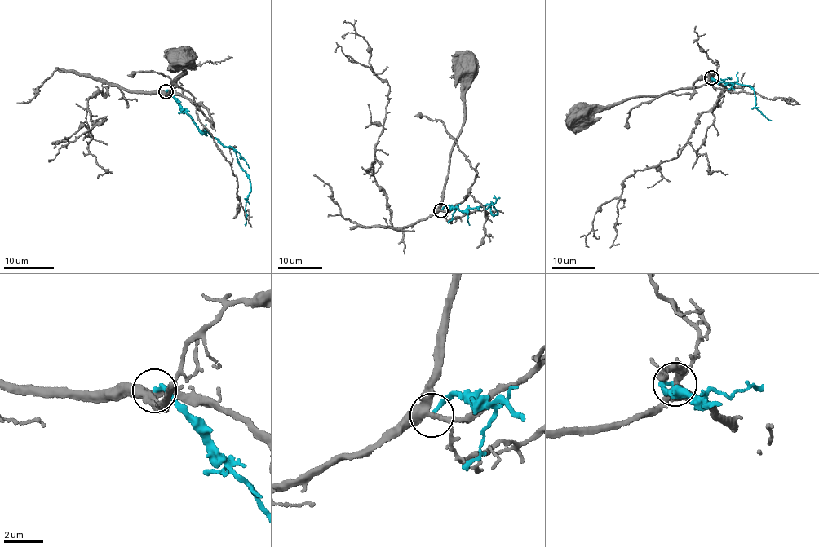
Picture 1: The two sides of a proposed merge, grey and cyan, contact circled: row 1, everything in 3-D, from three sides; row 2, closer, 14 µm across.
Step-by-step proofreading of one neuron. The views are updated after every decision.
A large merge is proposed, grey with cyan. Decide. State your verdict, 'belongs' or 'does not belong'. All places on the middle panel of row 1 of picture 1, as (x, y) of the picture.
does not belong

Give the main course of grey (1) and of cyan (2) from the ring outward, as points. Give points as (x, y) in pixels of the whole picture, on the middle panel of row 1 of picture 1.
1: (440, 210), (440, 203), (448, 174), (449, 156), (464, 116), (466, 81), (473, 68), (467, 64)
2: (440, 210), (445, 206), (463, 211), (471, 208), (490, 205), (491, 214), (498, 214), (493, 205), (486, 209)

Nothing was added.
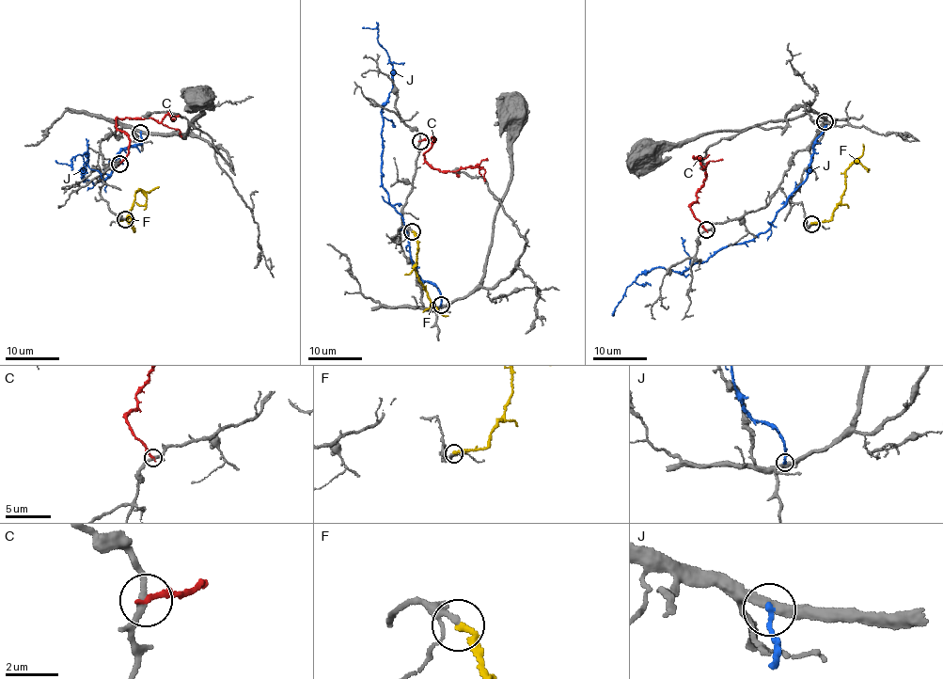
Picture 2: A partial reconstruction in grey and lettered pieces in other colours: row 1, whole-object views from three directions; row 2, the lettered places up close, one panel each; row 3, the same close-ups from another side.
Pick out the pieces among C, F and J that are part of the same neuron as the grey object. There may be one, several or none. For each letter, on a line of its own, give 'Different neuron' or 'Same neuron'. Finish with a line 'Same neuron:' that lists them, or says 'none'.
C: Different neuron
F: Different neuron
J: Different neuron
Same neuron: none

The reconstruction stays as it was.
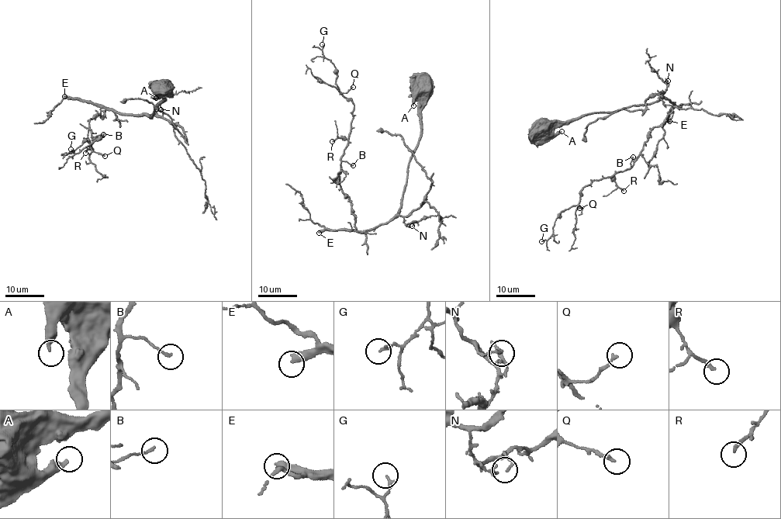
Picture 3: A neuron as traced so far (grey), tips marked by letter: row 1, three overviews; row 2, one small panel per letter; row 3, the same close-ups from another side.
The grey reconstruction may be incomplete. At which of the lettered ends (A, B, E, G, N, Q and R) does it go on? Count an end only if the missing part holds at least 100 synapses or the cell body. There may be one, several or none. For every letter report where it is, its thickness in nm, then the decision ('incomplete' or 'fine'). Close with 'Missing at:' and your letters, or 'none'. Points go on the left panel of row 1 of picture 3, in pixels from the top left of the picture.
A: (156, 98) | 320 nm | fine
B: (103, 134) | 140 nm | fine
E: (64, 96) | 440 nm | incomplete
G: (70, 149) | 130 nm | fine
N: (160, 109) | 110 nm | fine
Q: (105, 156) | 150 nm | fine
R: (85, 153) | 200 nm | fine
Missing at: E

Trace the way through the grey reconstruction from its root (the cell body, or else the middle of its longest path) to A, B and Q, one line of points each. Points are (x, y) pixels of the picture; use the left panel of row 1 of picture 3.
A: (164, 87), (168, 87), (169, 89), (156, 98)
B: (164, 87), (170, 91), (165, 90), (166, 100), (152, 118), (106, 110), (90, 119), (91, 136), (103, 134)
Q: (164, 87), (170, 91), (152, 118), (106, 110), (89, 121), (91, 137), (103, 136), (90, 147), (105, 156)

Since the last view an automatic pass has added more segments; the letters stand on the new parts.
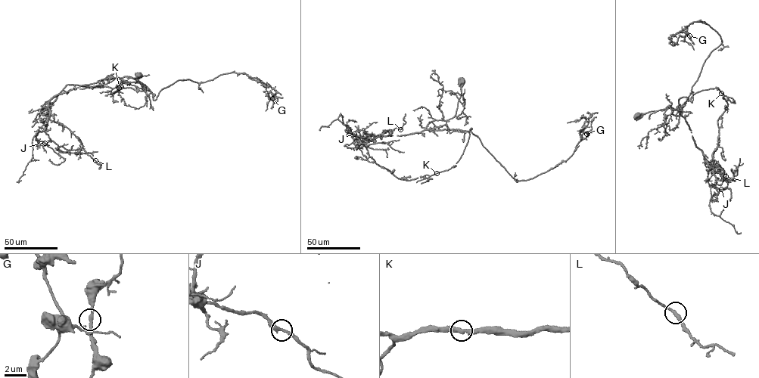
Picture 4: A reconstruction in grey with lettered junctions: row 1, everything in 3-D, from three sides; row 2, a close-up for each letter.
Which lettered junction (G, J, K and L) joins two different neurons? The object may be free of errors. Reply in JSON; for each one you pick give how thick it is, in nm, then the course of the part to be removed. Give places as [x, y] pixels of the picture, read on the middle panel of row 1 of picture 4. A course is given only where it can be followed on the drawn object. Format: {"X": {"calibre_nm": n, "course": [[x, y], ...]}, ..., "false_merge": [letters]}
{"false_merge": []}

